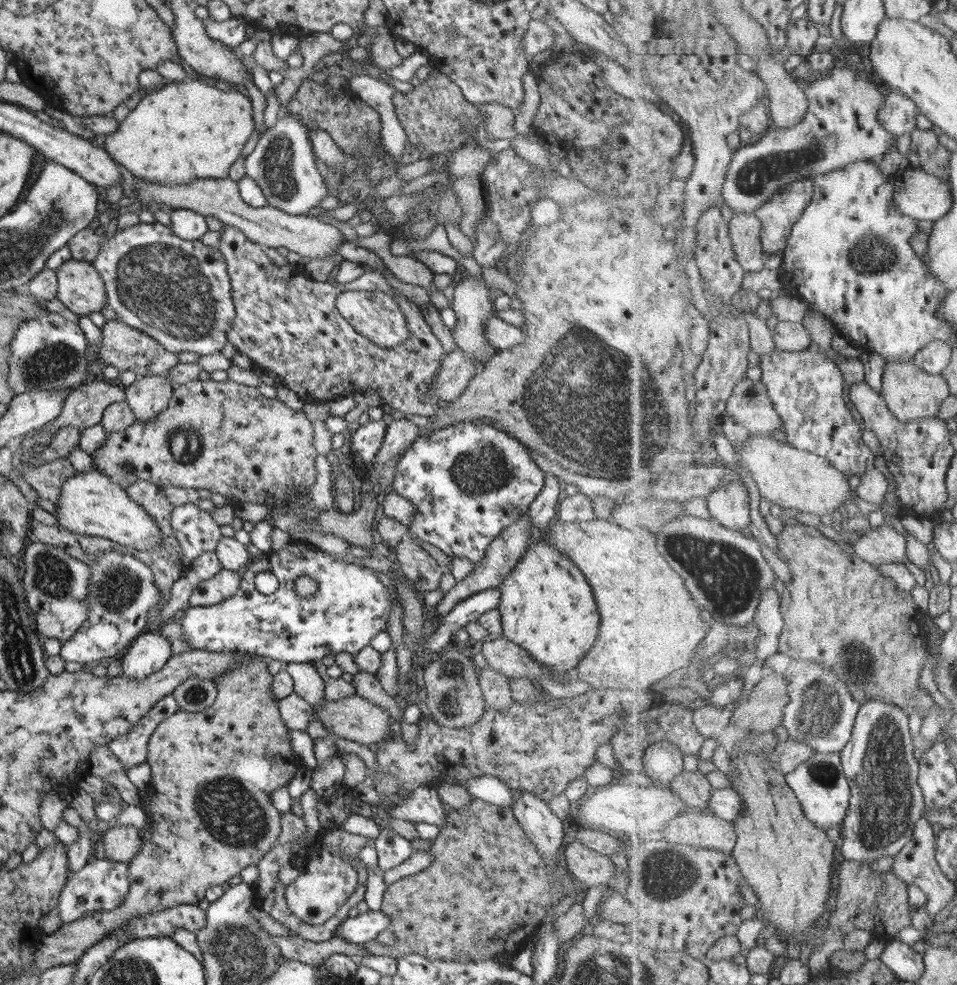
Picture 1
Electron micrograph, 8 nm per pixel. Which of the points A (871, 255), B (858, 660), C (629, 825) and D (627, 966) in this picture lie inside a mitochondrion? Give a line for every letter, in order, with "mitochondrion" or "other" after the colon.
A: mitochondrion
B: mitochondrion
C: other
D: mitochondrion

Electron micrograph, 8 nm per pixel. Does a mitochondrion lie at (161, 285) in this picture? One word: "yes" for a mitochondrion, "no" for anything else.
yes

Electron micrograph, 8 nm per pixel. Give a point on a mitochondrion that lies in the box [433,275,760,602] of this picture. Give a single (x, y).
(589, 401)

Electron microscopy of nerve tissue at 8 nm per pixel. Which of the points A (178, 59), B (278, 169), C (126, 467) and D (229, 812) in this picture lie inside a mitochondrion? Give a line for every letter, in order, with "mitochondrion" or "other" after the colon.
A: other
B: mitochondrion
C: mitochondrion
D: mitochondrion

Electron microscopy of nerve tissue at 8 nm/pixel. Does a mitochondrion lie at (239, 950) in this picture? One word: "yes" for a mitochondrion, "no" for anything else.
yes

